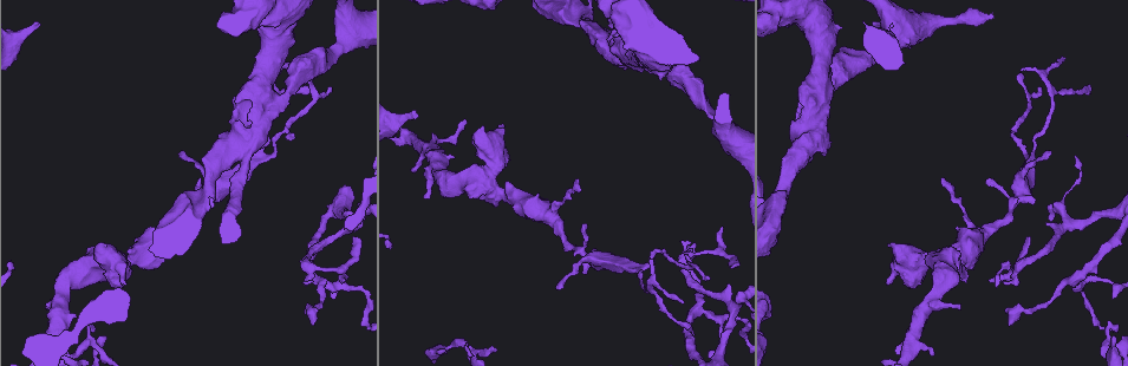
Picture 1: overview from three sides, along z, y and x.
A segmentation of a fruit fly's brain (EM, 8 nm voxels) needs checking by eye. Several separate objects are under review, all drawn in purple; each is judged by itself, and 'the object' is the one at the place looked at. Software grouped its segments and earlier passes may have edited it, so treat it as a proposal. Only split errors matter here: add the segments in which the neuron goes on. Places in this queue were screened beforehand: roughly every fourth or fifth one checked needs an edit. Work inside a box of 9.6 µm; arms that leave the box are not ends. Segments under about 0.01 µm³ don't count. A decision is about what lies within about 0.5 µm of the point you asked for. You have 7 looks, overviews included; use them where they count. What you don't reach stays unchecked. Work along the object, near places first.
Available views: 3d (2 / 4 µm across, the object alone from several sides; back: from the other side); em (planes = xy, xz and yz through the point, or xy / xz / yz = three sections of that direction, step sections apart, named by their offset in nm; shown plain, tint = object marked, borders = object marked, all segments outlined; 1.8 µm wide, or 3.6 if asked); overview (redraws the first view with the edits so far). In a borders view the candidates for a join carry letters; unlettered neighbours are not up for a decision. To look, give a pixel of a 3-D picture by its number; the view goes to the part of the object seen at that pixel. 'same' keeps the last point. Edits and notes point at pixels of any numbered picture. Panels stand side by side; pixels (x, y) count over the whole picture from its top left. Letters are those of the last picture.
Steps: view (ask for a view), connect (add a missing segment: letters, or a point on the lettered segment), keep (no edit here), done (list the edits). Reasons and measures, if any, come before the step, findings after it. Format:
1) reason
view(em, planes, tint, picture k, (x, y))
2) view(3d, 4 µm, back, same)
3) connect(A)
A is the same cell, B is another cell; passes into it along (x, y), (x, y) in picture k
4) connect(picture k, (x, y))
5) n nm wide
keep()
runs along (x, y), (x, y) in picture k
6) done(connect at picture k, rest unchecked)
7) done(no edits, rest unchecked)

free end
view(3d, 2 µm, picture 1, (1111, 336))

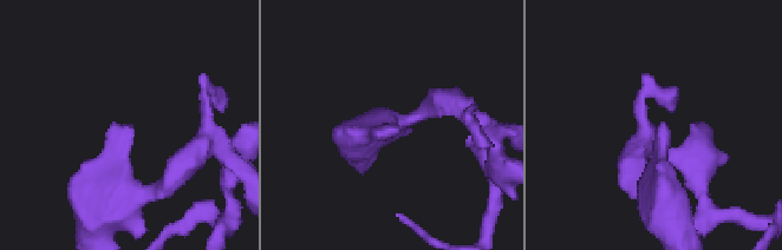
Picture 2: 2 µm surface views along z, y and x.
now the EM
view(em, planes, tint, picture 2, (398, 125))

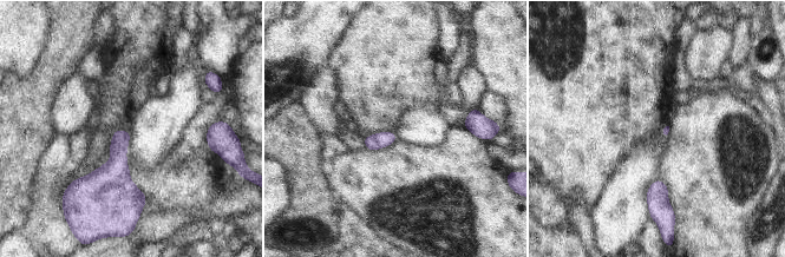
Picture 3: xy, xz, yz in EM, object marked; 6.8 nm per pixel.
view(em, planes, borders, same)

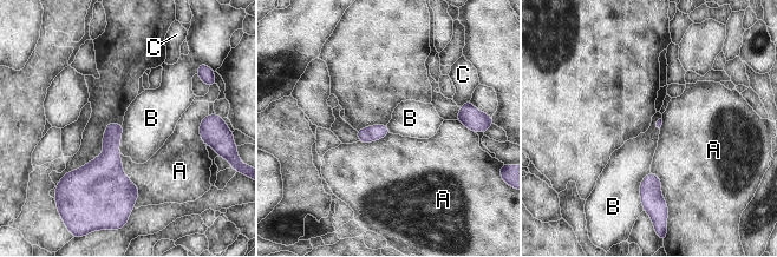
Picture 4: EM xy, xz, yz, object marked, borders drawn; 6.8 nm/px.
keep()
A, B and C are other cells; no lettered segment goes on from it

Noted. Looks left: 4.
stops while still wide
view(3d, 4 µm, picture 1, (104, 244))

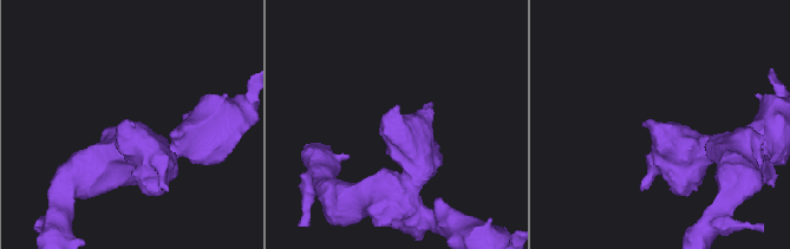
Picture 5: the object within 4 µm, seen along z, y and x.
view(em, 3.6 µm, planes, borders, picture 5, (647, 120))

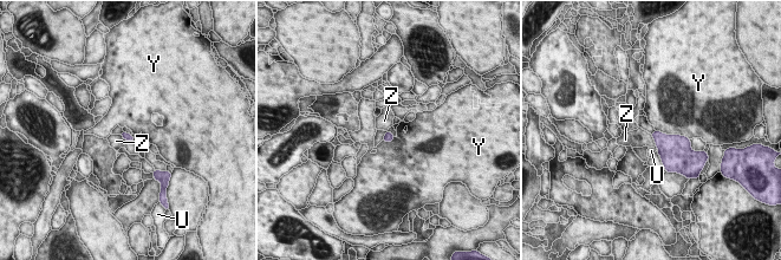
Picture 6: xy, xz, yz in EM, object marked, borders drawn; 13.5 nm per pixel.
Y touches over 480 nm
keep()
U, Y and Z are other cells; none of them fits

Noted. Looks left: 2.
stops while still wide
view(em, planes, borders, picture 1, (875, 22))

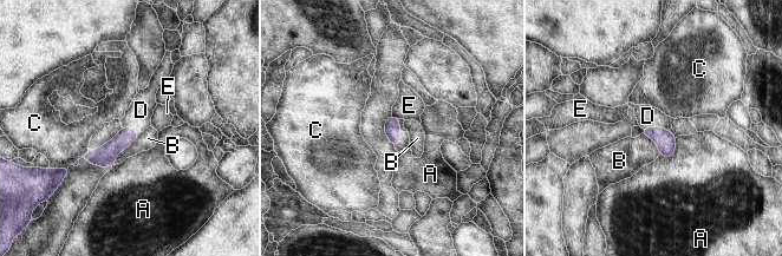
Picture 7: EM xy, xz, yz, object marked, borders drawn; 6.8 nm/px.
connect(picture 7, (404, 143))
D is the same cell, A, B, C and E are other cells; passes into it along (391, 128), (399, 133), (404, 143) in picture 7; it goes on there

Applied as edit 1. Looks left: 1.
done(connect at picture 7, rest unchecked)

